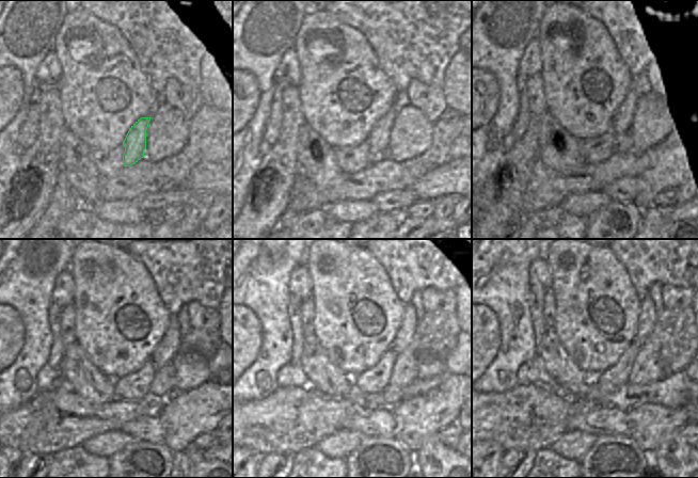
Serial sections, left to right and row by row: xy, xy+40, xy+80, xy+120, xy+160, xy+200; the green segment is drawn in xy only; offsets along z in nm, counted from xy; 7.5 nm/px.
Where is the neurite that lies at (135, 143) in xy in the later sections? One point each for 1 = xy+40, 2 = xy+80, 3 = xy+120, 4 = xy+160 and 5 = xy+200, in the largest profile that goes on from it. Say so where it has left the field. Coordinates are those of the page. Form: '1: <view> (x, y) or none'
1: xy+40 (379, 134)
2: xy+80 (621, 122)
3: xy+120 (168, 347)
4: xy+160 (407, 330)
5: xy+200 (648, 316)

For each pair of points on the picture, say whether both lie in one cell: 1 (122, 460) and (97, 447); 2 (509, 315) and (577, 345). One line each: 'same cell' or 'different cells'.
1: different cells
2: different cells

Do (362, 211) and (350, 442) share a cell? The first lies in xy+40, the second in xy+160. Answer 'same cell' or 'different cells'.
same cell

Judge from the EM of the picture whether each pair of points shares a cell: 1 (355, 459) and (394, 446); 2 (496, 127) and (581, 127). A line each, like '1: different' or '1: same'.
1: same
2: different

